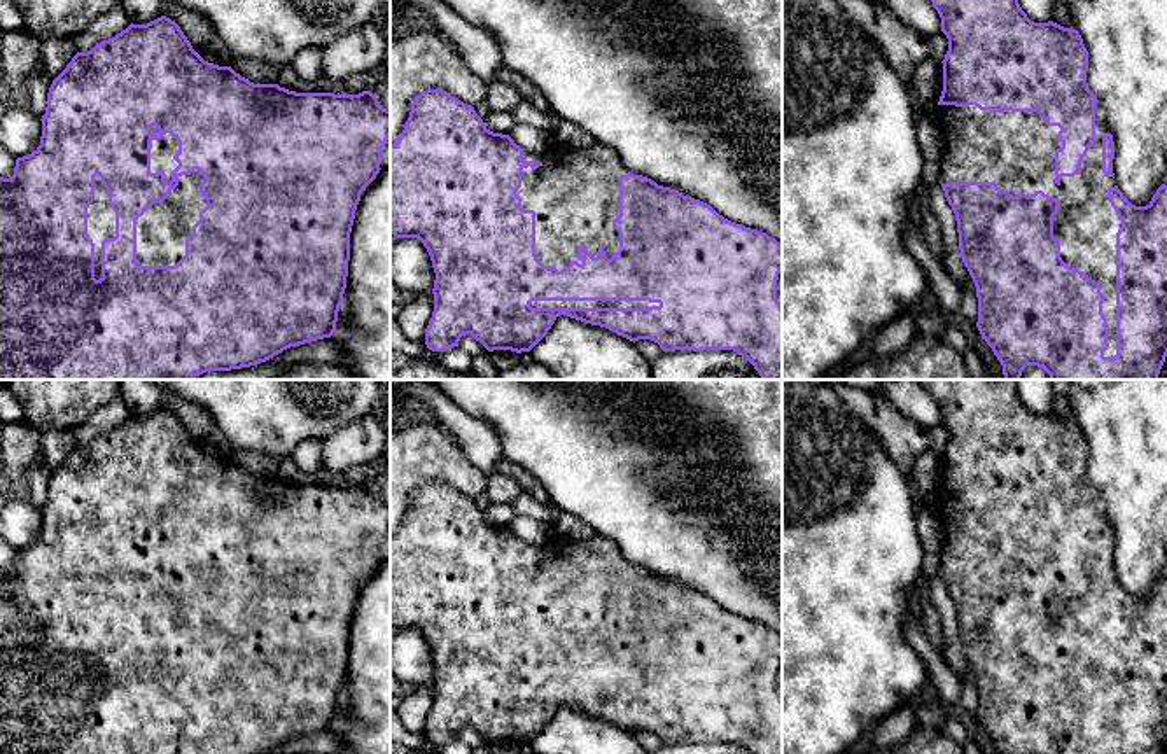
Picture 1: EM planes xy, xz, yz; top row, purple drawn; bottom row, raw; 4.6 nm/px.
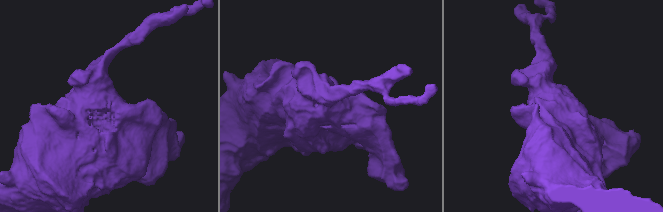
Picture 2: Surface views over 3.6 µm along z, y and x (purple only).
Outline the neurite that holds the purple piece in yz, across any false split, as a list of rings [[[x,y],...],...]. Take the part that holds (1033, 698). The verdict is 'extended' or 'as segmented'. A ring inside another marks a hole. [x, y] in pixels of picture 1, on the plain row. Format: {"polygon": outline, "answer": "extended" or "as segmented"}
{"polygon": [[[920,380],[941,409],[948,430],[938,507],[943,518],[940,574],[957,612],[959,642],[978,689],[976,719],[999,754],[1165,754],[1167,749],[1167,577],[1146,598],[1132,597],[1113,565],[1115,534],[1102,495],[1088,481],[1088,443],[1078,422],[1034,415],[1022,402],[1017,380]]], "answer": "extended"}

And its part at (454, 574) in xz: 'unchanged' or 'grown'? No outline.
grown

